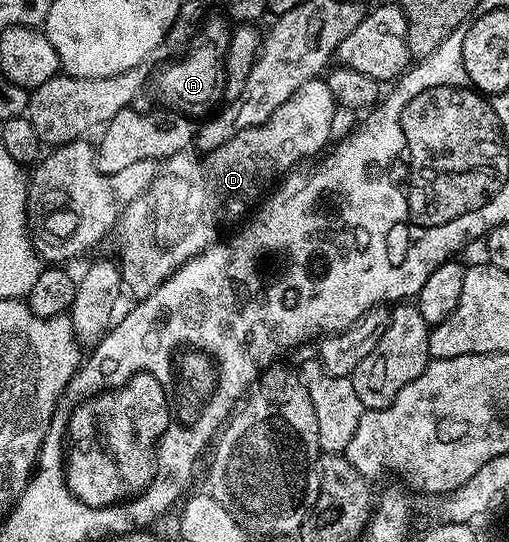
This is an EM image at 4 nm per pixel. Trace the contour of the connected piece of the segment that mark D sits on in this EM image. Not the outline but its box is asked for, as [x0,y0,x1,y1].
[116,77,335,299]

